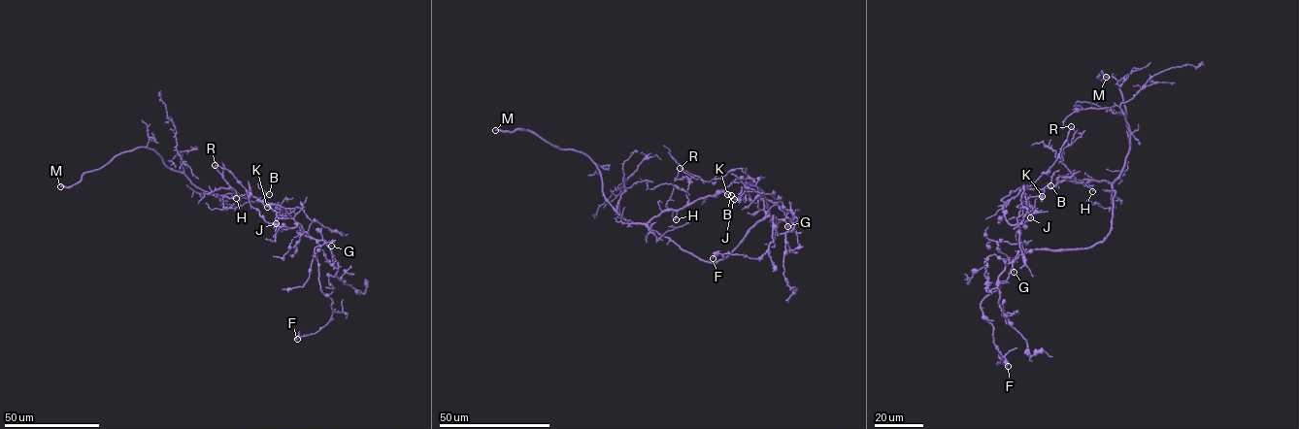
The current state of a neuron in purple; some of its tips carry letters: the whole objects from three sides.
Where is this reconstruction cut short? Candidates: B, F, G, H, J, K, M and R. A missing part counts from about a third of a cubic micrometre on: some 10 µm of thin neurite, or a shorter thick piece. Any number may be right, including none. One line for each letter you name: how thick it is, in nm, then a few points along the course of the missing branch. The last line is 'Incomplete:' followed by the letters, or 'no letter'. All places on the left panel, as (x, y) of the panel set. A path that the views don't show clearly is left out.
B: Thickness 180 nm
G: Thickness 180 nm
J: Thickness 220 nm
M: Thickness 320 nm
Incomplete: B, G, J, M

